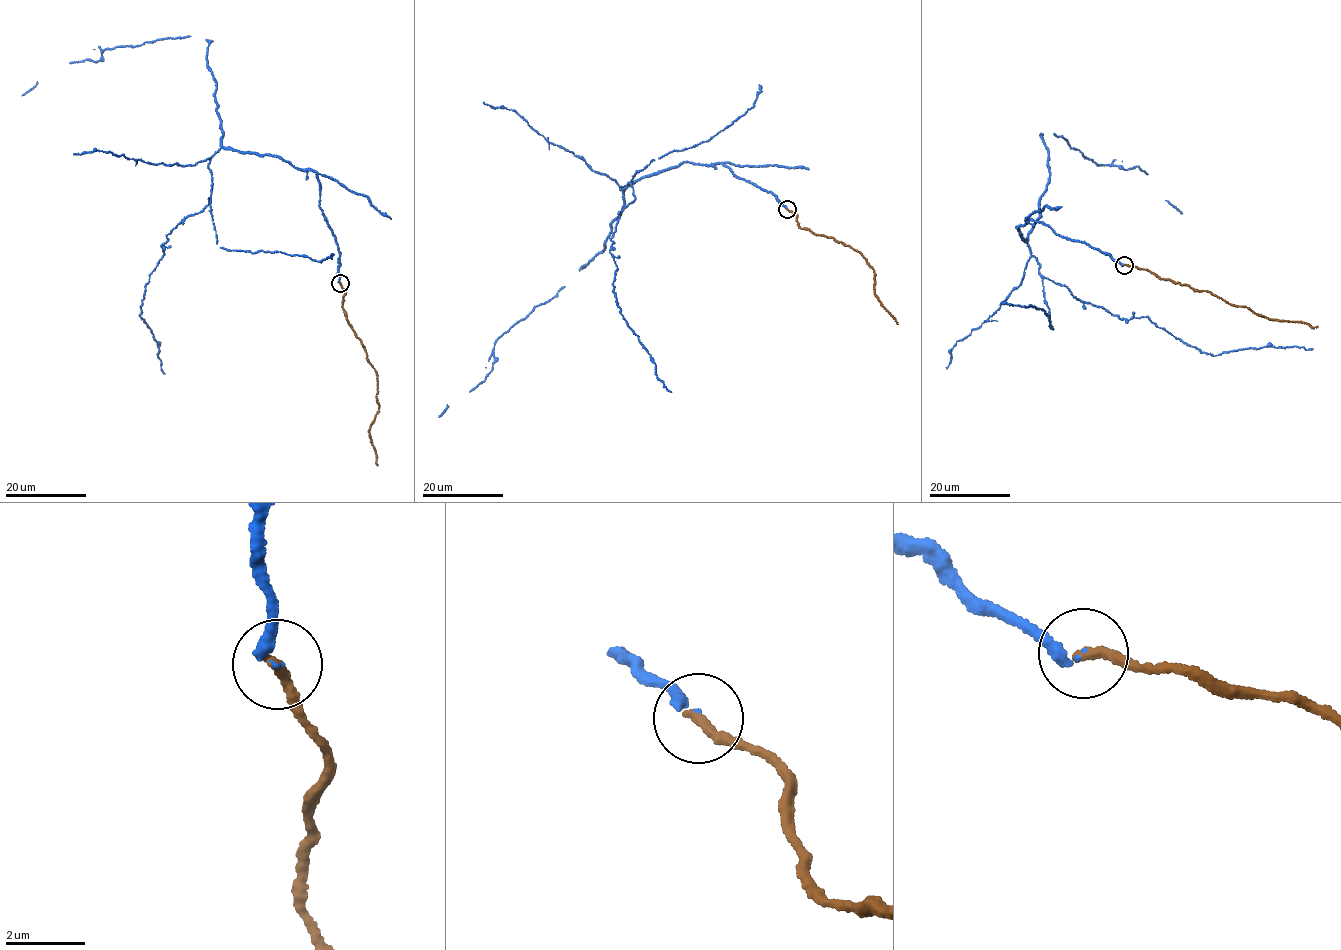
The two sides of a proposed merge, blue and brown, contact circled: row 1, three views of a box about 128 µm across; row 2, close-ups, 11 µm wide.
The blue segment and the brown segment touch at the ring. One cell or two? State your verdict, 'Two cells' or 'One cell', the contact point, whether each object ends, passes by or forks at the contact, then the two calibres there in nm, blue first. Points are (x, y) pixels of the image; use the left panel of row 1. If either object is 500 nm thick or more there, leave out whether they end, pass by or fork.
One cell. Place: (340, 283). At the ring blue ends. At the ring brown ends. Thickness 80 nm (blue) against 280 nm

